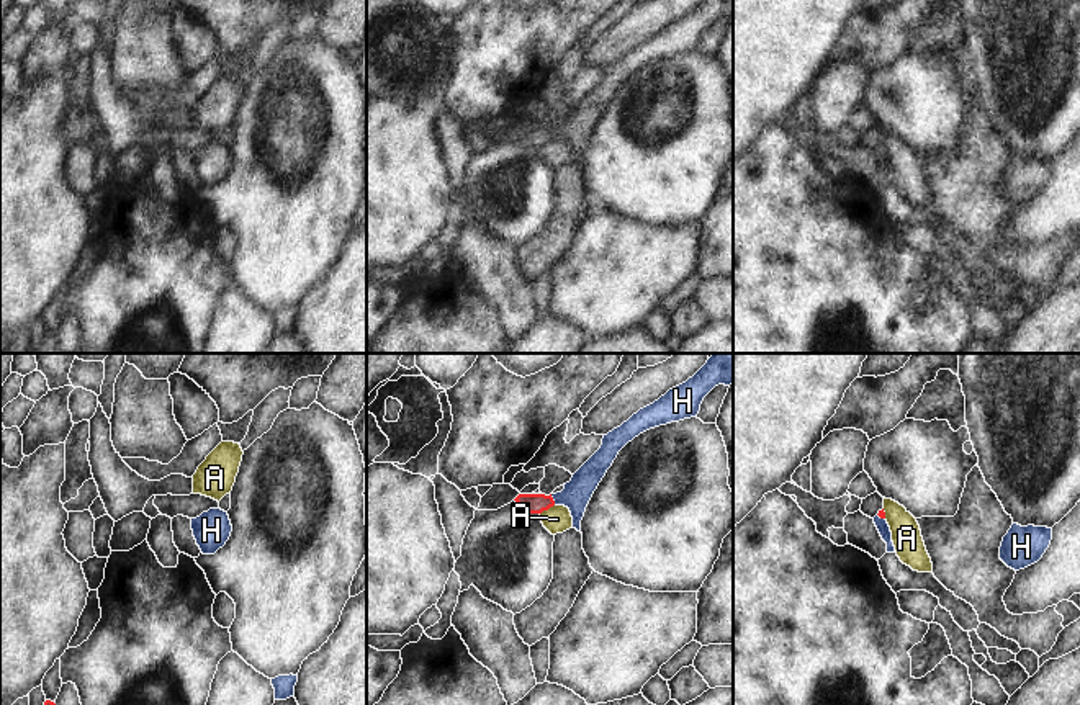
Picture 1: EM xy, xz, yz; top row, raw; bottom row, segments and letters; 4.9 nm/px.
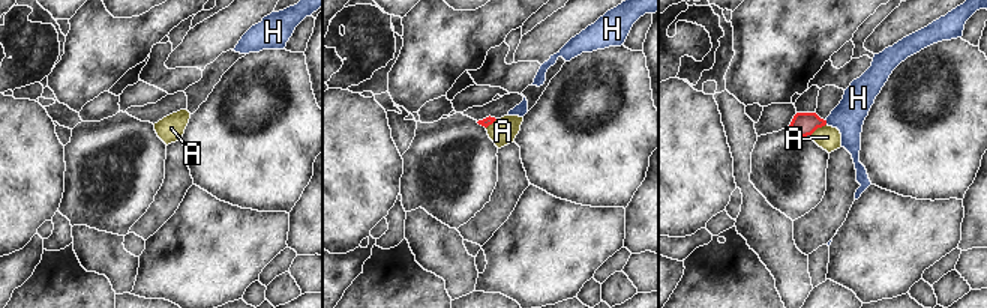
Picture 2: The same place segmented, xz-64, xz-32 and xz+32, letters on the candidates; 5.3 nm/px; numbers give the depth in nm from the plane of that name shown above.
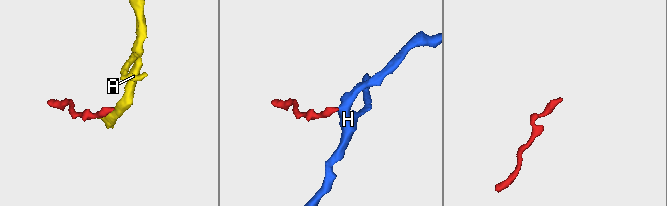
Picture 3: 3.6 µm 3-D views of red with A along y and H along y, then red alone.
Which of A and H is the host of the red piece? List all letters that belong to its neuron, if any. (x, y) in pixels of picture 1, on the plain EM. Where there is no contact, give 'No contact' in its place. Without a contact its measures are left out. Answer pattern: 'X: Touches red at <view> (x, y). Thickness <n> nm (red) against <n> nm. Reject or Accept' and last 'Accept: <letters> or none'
A: Touches red at xz (547, 143). Thickness 100 nm (red) against 140 nm. Reject
H: Touches red at xz (552, 133). Thickness 100 nm (red) against 140 nm. Accept
Accept: H

